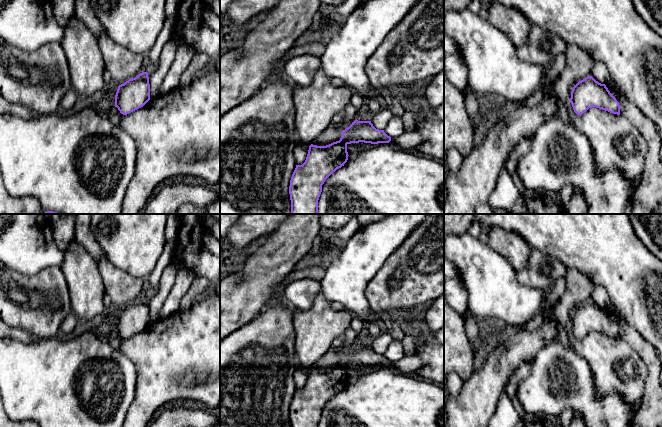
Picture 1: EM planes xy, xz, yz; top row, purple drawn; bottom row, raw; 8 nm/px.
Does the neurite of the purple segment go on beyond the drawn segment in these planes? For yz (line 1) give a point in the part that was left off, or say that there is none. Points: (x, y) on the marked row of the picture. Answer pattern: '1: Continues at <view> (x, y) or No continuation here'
1: No continuation here

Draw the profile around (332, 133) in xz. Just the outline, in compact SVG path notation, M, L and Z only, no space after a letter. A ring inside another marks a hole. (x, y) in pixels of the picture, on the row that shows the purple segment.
M331 123L312 143L317 146L326 146L333 142L339 141L342 135L340 130L334 123Z

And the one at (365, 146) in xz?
M364 143L358 146L352 154L348 156L349 159L355 159L358 155L360 155L363 151L368 150L372 147L371 143Z

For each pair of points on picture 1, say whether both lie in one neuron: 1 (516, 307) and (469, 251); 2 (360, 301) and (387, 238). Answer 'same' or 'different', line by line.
1: same
2: same

